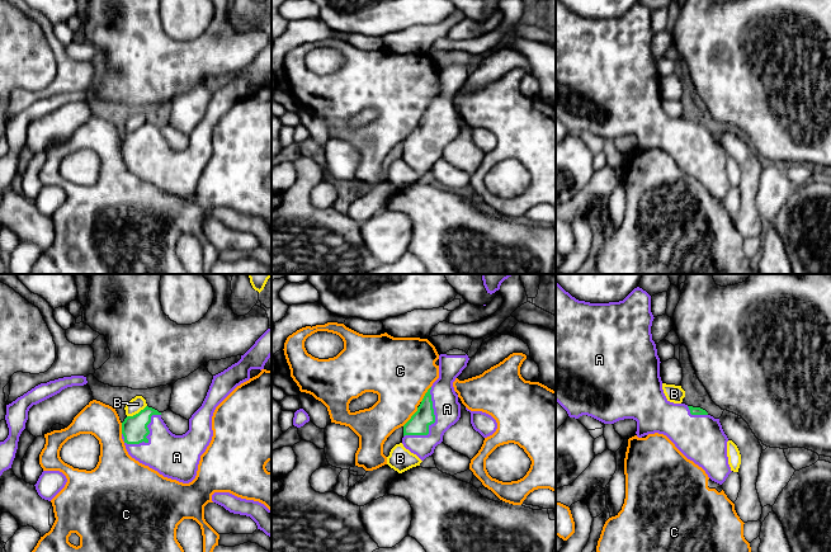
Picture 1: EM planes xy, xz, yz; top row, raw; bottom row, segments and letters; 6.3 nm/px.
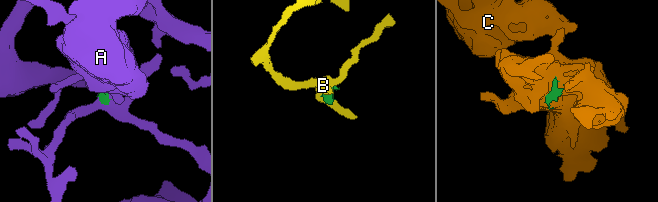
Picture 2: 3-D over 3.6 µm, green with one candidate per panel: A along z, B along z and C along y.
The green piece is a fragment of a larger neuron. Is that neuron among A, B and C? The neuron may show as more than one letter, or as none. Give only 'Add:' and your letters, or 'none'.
Add: A

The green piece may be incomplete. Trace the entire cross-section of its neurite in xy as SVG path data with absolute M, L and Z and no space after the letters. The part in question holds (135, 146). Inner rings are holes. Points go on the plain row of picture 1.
M268 44L255 60L244 70L241 75L213 91L212 99L202 122L189 135L189 146L183 151L173 150L164 136L161 128L146 122L138 129L127 132L122 138L122 155L128 170L140 179L157 187L164 193L176 195L183 199L192 198L198 187L200 171L209 161L213 146L212 132L216 123L241 99L250 95L251 85L264 85L265 79L272 72L272 44Z

